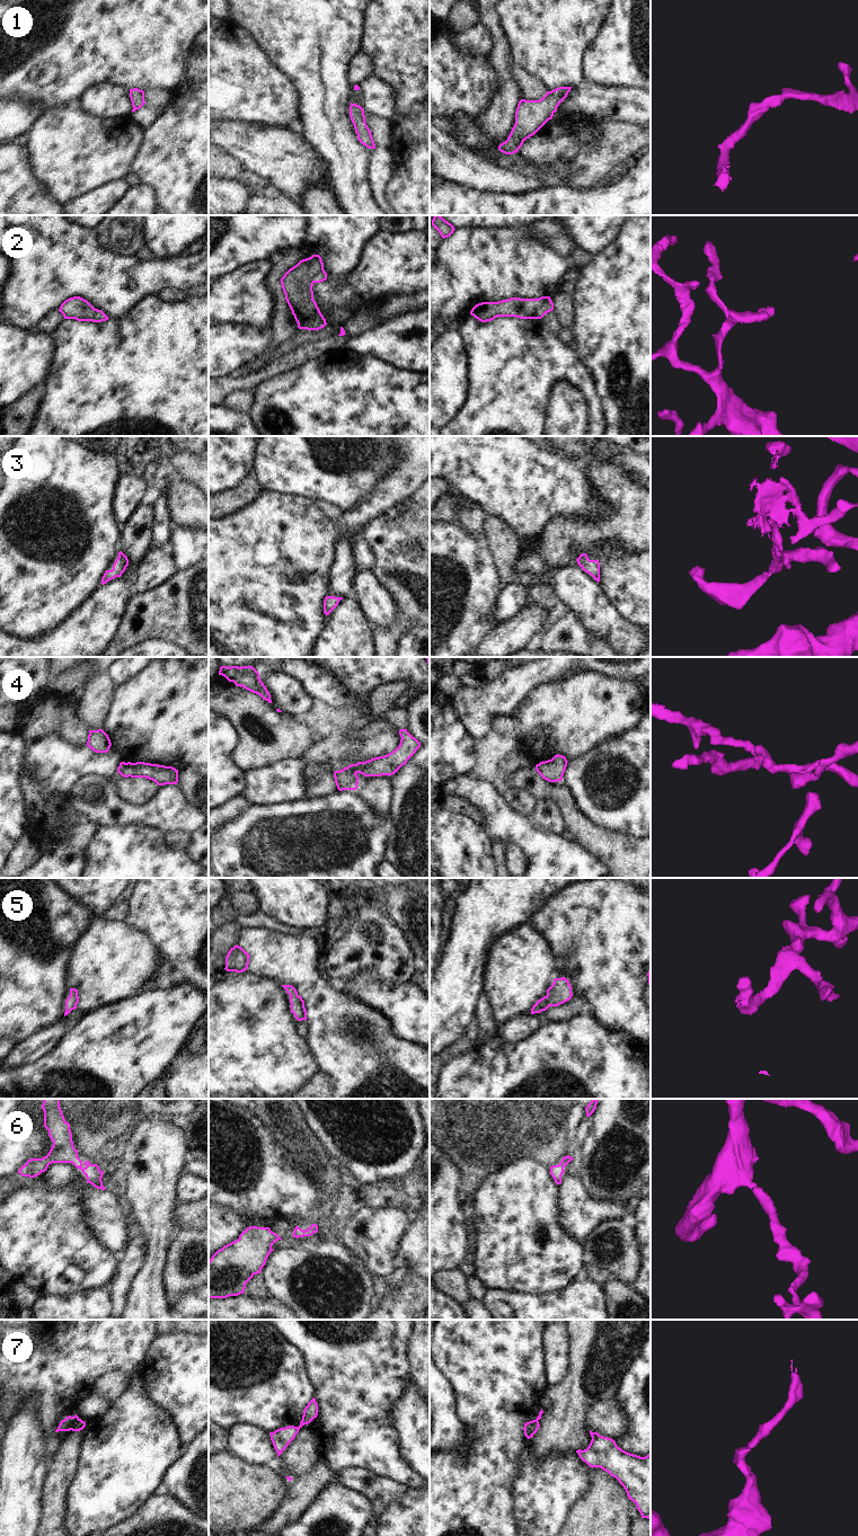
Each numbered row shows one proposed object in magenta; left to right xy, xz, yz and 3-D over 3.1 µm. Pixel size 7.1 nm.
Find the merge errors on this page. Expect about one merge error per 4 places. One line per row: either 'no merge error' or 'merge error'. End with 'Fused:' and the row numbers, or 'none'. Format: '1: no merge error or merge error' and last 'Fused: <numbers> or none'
1: no merge error
2: no merge error
3: no merge error
4: no merge error
5: no merge error
6: no merge error
7: merge error
Fused: 7

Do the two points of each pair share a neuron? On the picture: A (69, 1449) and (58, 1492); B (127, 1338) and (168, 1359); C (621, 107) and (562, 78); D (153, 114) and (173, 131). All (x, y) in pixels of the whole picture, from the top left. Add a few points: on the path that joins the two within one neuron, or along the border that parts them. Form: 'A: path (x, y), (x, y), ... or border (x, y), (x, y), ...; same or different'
A: path (64, 1459), (58, 1482); same
B: border (157, 1334), (143, 1360), (133, 1370); different
C: border (584, 79), (572, 88); different
D: border (167, 106), (162, 114), (146, 130); different

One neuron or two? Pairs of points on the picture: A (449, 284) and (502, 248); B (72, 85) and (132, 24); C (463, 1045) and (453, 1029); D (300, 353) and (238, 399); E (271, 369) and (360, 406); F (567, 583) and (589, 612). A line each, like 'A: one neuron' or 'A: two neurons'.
A: one neuron
B: one neuron
C: two neurons
D: two neurons
E: two neurons
F: one neuron

